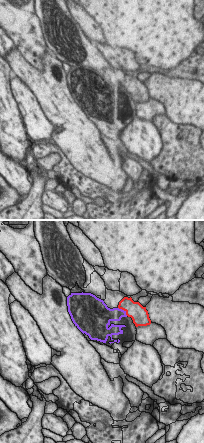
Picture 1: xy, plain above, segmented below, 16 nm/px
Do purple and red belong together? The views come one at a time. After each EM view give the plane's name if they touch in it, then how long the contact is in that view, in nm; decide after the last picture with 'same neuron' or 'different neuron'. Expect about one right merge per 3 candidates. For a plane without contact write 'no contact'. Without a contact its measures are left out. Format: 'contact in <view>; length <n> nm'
contact in xy; length 200 nm

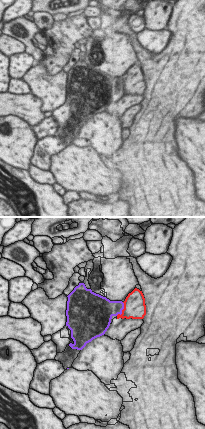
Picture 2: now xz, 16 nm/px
contact in xz; length 260 nm

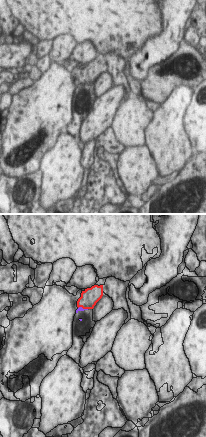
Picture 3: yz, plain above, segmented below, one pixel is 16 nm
contact in yz; length 160 nm

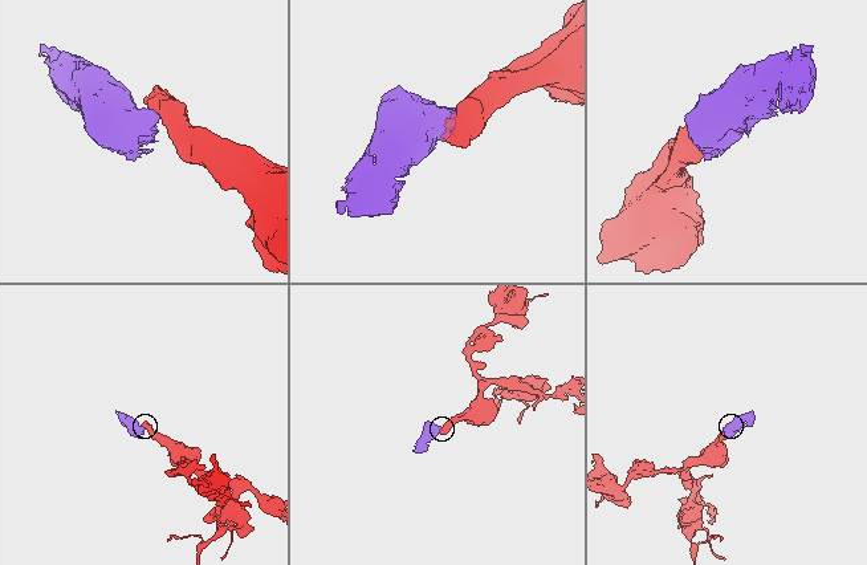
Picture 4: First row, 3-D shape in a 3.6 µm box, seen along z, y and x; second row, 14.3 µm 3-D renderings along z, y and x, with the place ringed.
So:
different neuron

